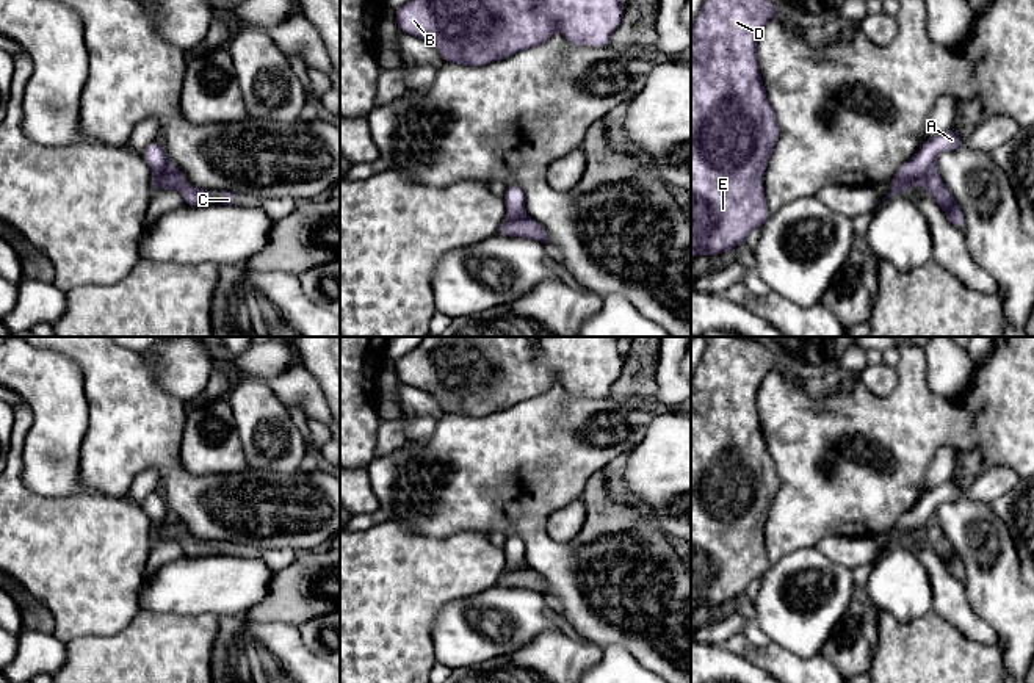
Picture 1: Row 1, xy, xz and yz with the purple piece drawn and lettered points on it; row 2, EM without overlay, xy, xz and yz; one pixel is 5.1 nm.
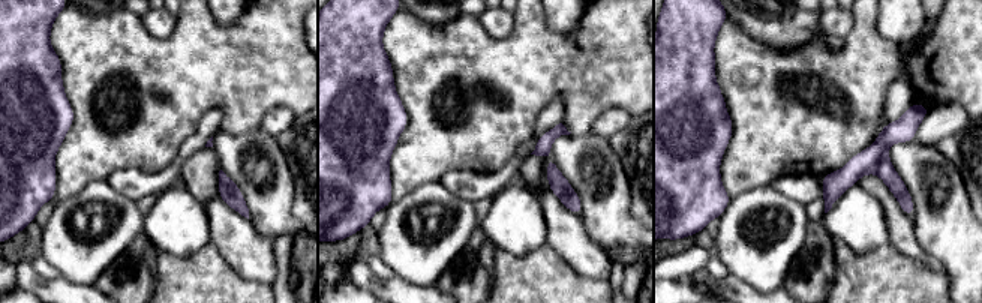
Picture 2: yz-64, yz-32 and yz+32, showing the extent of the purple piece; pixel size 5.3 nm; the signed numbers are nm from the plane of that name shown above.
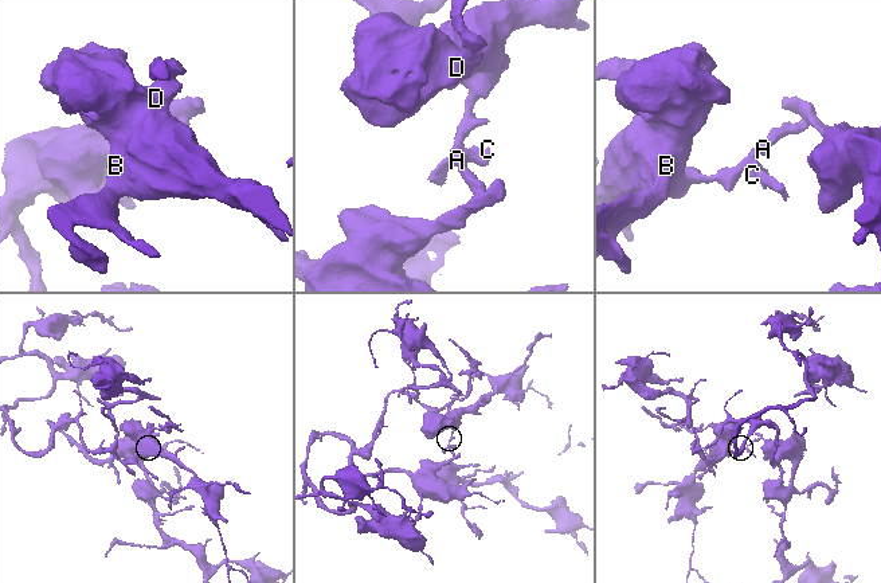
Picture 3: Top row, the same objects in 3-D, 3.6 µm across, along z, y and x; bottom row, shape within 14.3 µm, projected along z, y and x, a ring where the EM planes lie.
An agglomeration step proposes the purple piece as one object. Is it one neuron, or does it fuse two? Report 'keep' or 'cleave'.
cleave

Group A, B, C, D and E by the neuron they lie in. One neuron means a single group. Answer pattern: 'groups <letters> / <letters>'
groups A B D E / C

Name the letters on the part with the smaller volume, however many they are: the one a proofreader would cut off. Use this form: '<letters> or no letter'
C

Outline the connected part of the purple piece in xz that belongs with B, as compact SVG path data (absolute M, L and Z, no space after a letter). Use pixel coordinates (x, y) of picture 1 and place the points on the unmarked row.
M423 337L414 351L393 362L398 379L432 395L443 414L475 418L540 396L551 390L558 378L572 396L608 398L624 363L617 337Z

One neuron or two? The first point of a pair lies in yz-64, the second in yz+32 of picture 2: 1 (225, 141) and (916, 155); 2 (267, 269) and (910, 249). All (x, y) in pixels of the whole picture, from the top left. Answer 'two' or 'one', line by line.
1: one
2: one

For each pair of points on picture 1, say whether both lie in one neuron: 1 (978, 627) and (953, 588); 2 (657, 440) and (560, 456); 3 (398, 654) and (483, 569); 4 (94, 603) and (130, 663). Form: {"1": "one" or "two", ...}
{"1": "one", "2": "two", "3": "one", "4": "two"}

